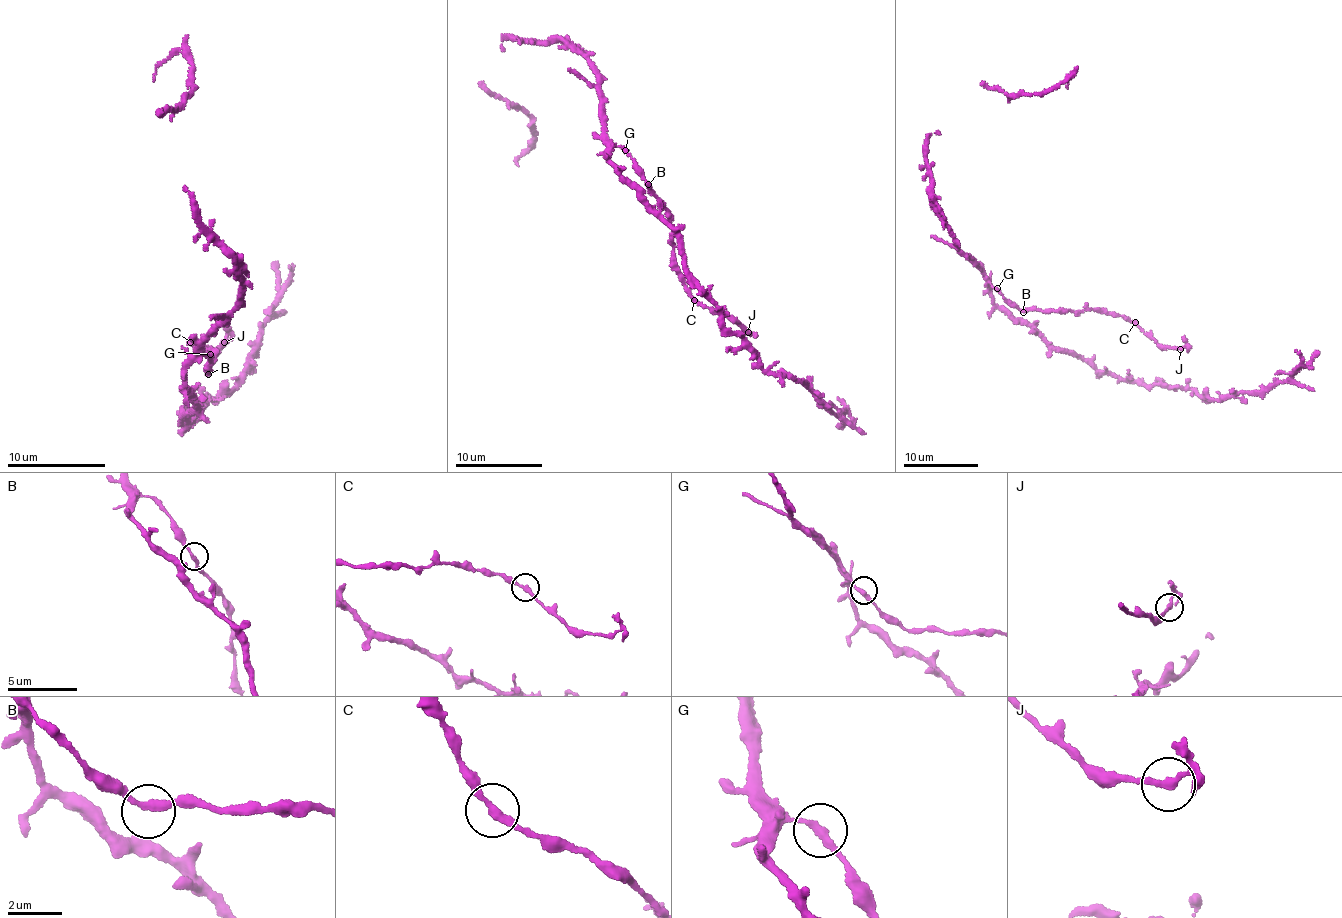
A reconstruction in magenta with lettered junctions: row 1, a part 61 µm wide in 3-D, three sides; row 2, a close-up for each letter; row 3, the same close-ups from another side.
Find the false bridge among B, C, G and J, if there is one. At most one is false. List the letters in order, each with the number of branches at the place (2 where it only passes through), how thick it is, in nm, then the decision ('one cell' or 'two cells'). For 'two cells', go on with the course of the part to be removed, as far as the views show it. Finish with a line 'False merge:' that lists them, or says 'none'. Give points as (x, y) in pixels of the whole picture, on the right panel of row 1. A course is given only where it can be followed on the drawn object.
B: 2 | 240 nm | one cell
C: 2 | 280 nm | one cell
G: 2 | 280 nm | one cell
J: 2 | 240 nm | one cell
False merge: none

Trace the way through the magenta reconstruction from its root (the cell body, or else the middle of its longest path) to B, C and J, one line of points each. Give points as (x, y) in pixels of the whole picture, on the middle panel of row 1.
B: (607, 158), (619, 146), (631, 156), (636, 172), (648, 184)
C: (607, 158), (619, 146), (631, 156), (636, 172), (667, 211), (675, 266), (694, 300)
J: (607, 158), (619, 146), (631, 156), (636, 172), (667, 211), (675, 266), (685, 291), (748, 332)

